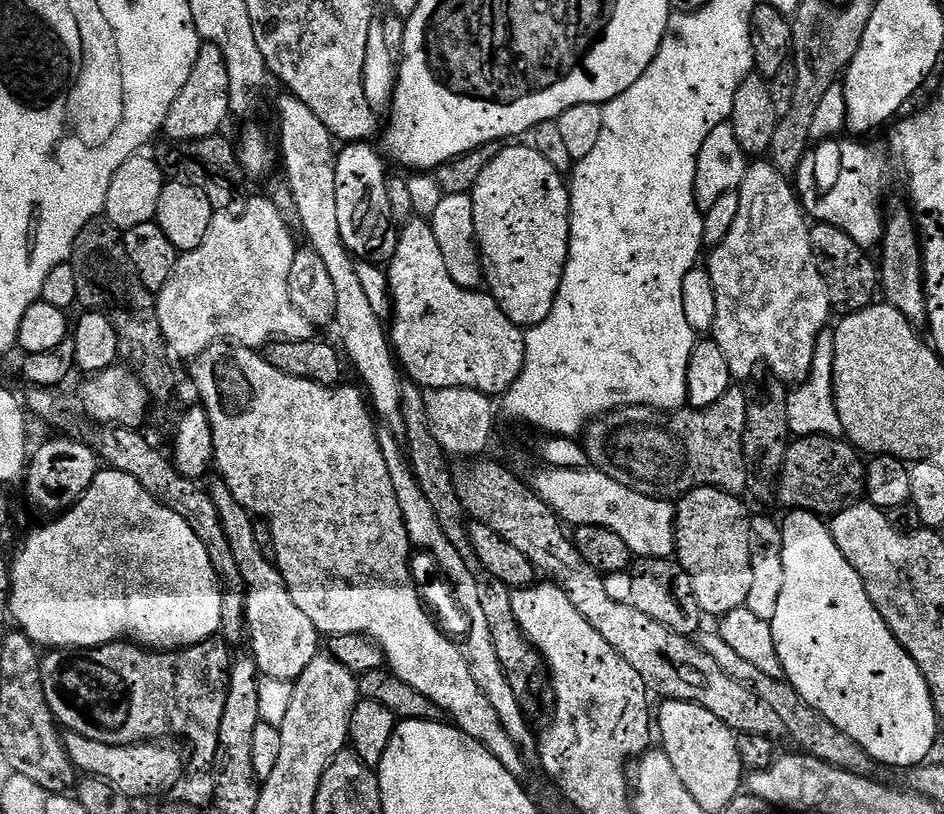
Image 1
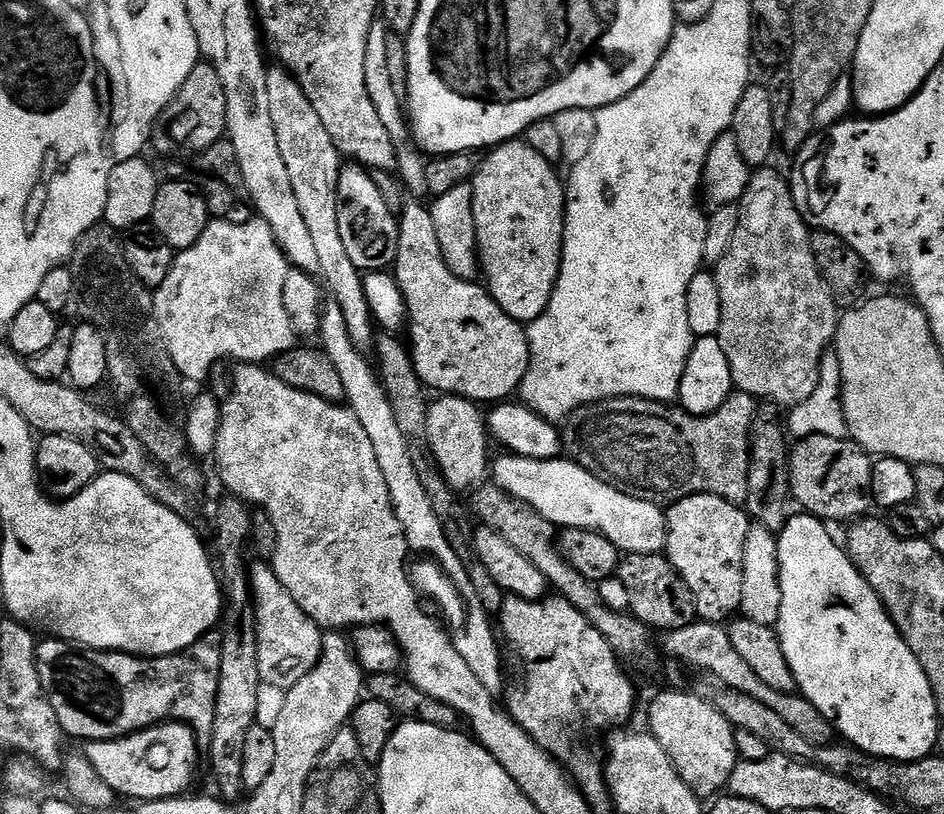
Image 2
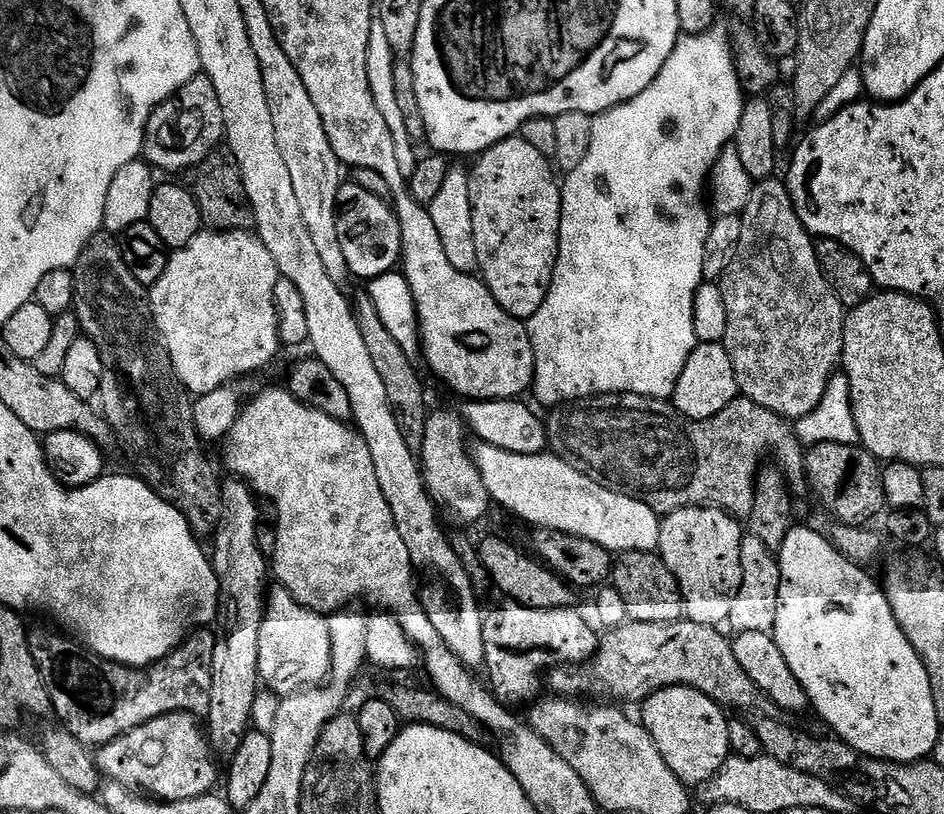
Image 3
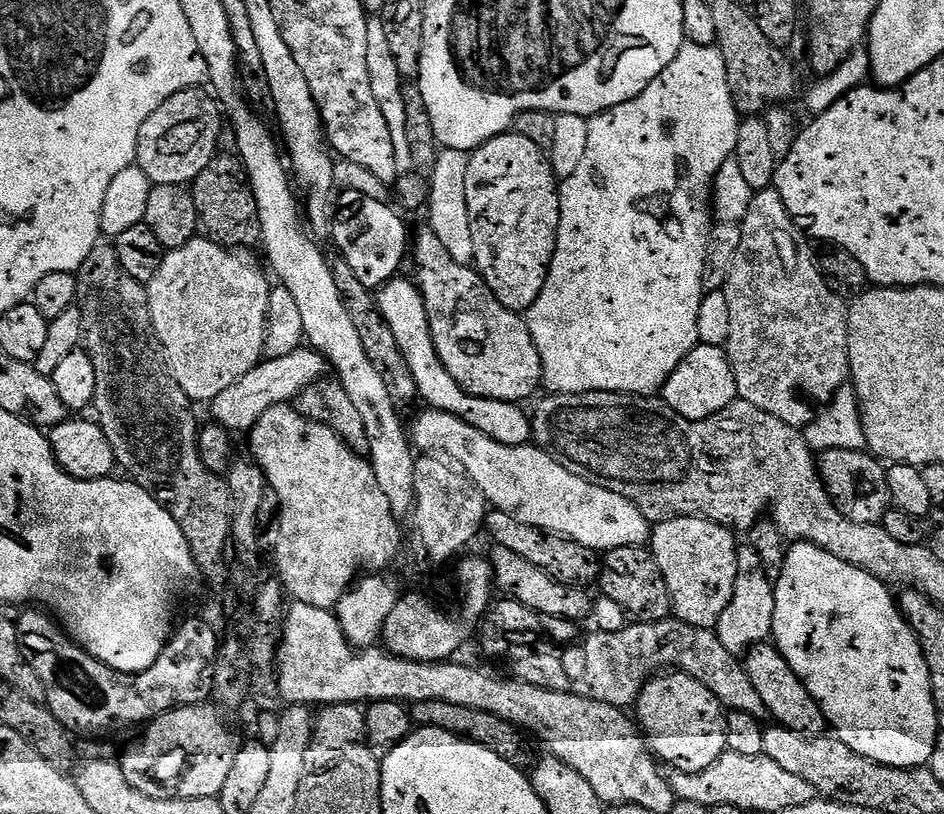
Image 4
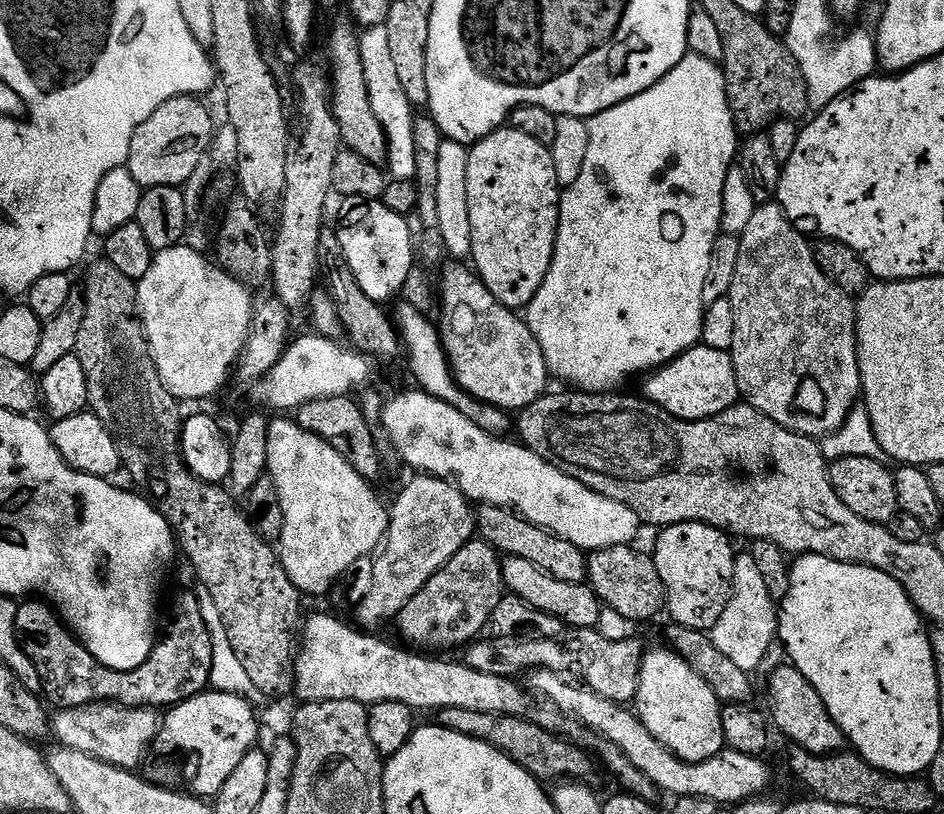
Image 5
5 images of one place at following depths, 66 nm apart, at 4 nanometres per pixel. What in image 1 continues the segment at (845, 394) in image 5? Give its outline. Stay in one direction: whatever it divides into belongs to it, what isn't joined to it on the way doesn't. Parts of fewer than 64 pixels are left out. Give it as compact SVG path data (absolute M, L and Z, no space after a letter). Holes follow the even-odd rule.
M760 158L755 162L749 163L746 170L746 178L742 178L742 186L739 188L740 197L738 198L738 218L734 221L734 226L730 226L730 234L722 238L722 242L711 249L708 256L706 270L710 274L710 282L714 286L714 326L710 333L711 339L718 344L718 349L722 350L722 355L726 358L729 366L731 379L736 382L748 380L760 367L765 364L772 371L771 375L779 380L785 386L795 386L801 384L810 374L810 366L814 360L814 350L820 337L820 333L829 327L828 316L833 315L830 294L826 290L826 282L816 265L816 259L812 256L812 247L810 246L810 227L806 219L806 213L800 203L800 197L789 177L783 176L767 159Z

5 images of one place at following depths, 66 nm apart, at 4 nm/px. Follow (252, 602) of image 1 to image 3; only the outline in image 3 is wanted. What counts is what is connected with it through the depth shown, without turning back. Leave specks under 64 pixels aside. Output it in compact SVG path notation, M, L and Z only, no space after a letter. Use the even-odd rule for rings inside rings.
M279 586L269 587L266 592L264 621L258 634L258 670L261 685L280 698L323 685L332 670L327 619L299 604L285 588Z

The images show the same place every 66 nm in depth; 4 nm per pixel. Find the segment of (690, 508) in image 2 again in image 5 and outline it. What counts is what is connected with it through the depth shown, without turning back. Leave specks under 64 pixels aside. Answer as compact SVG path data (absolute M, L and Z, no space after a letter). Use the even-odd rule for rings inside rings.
M685 520L683 524L669 524L661 532L664 533L656 540L654 559L658 566L658 578L662 578L667 615L672 615L672 624L681 624L690 630L698 630L705 634L711 633L718 618L722 618L722 610L726 610L728 600L732 596L737 549L732 549L733 541L721 529L709 524L699 524L696 520Z

